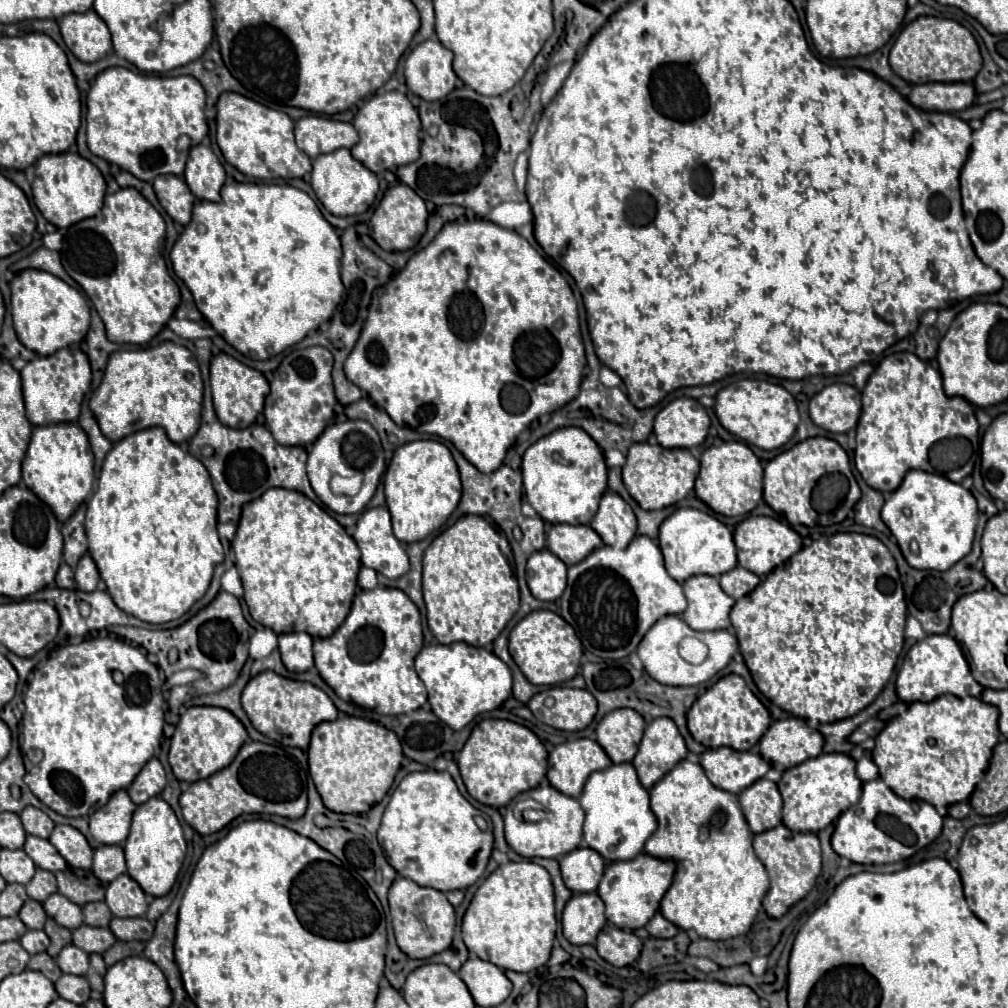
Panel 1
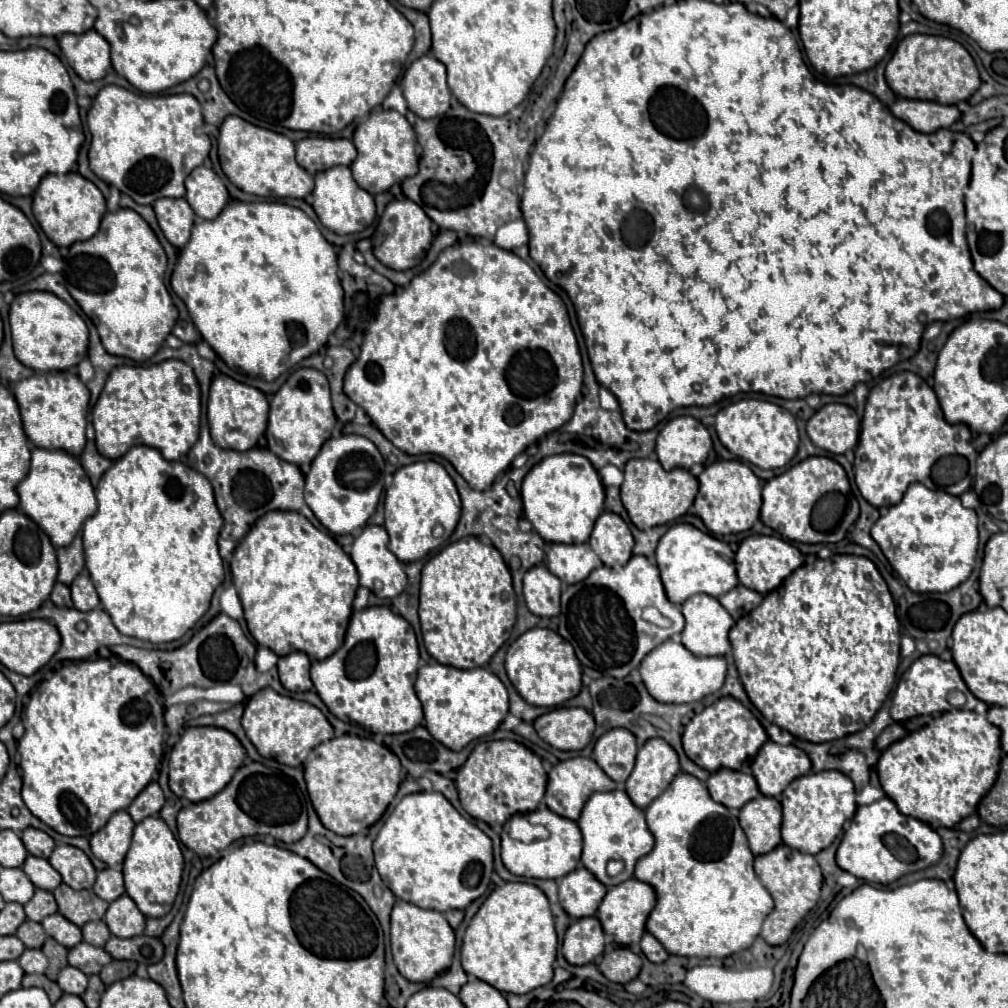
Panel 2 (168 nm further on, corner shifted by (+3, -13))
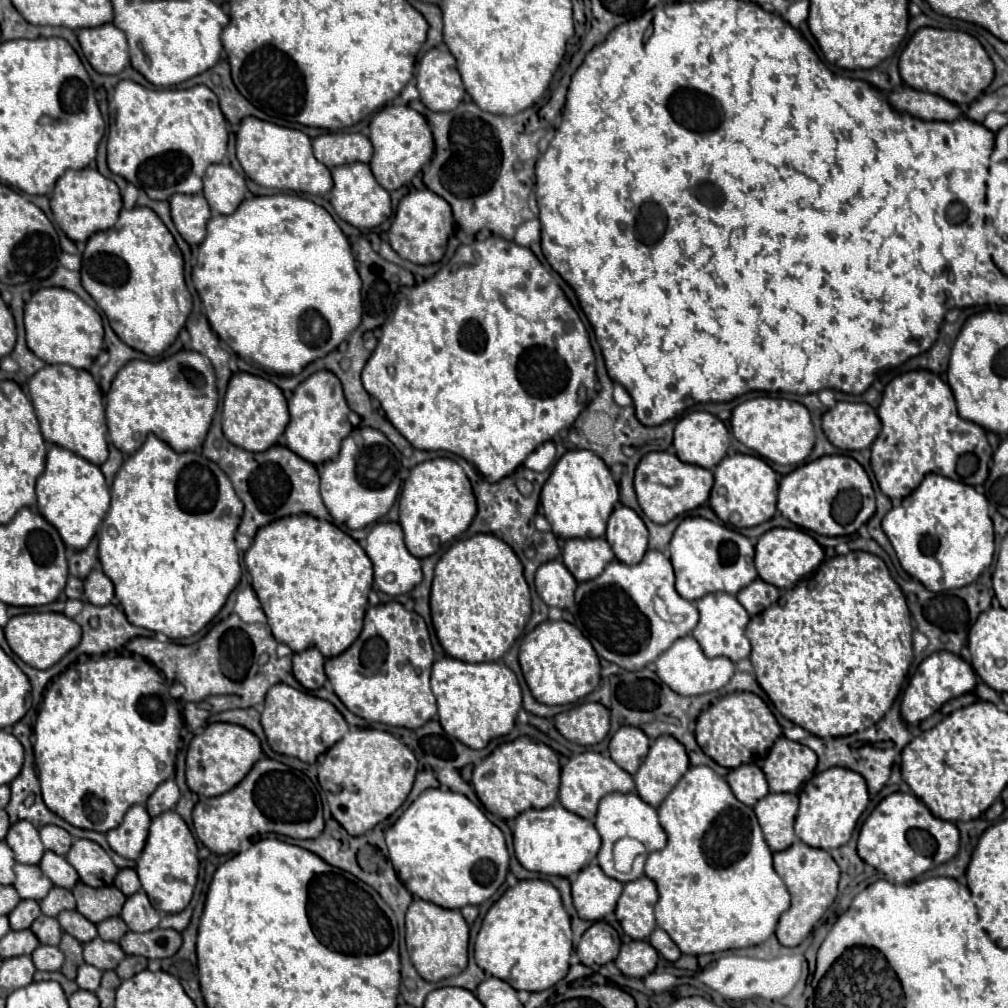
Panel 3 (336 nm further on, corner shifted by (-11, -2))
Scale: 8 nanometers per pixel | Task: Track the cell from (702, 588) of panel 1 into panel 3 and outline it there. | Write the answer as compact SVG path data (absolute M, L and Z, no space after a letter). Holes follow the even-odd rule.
M711 592L711 594L703 596L701 600L697 600L695 606L697 606L699 614L701 614L701 620L695 626L693 636L701 644L703 652L709 658L727 656L733 662L737 662L737 660L749 656L751 646L749 646L749 640L745 636L745 626L749 622L749 614L747 614L747 610L739 604L739 600L733 594L727 594L727 592Z

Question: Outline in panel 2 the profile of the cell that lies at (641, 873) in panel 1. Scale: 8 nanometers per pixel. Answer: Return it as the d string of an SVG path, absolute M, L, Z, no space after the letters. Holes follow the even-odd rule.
M629 879L629 881L623 881L621 885L609 887L609 891L597 911L597 919L601 921L603 931L615 937L615 943L631 945L631 943L639 943L641 935L645 933L645 921L647 921L653 905L655 905L653 887L639 879Z

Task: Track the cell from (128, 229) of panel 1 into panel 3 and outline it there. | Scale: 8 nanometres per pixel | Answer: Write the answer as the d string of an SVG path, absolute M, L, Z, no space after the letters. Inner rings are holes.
M123 208L111 230L87 240L81 266L81 284L109 318L113 332L127 346L159 356L177 338L191 312L191 296L183 278L183 256L173 234L153 210Z

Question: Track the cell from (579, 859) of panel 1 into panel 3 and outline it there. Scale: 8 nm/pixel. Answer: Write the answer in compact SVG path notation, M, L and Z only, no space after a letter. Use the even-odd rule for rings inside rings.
M593 862L577 872L571 880L571 890L579 918L597 922L615 910L623 884L603 874L603 870Z

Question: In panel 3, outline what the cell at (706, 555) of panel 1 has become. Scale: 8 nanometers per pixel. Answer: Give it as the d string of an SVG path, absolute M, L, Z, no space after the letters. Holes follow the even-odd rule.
M701 516L683 518L669 544L669 558L675 568L675 588L689 602L697 602L709 592L737 594L757 578L753 554L755 548L743 534Z

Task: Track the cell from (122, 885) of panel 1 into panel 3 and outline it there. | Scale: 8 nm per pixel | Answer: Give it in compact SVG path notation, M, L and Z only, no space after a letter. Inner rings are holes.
M143 890L135 892L127 898L121 910L121 918L133 932L149 932L159 926L159 912L151 906L147 894Z

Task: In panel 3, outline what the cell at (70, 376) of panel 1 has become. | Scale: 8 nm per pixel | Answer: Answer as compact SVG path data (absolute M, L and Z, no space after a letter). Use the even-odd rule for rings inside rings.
M53 364L39 370L39 374L29 380L29 396L35 406L37 420L41 424L41 434L49 444L63 446L81 458L103 464L107 458L107 426L103 394L95 378L87 370L77 370L67 364Z

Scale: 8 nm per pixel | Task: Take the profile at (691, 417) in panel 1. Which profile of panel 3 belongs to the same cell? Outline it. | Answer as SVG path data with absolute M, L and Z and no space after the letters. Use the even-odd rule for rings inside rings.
M689 412L675 426L673 448L681 462L711 470L727 454L727 446L729 430L709 412Z

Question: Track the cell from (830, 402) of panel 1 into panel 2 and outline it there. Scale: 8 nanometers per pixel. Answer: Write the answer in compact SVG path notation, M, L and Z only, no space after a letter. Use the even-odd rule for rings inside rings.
M831 403L815 411L807 423L811 441L831 455L843 455L859 443L861 419L857 413L841 403Z

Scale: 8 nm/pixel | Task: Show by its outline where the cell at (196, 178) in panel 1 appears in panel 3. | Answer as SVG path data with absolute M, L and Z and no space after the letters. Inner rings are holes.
M211 164L203 174L203 196L217 214L233 214L245 190L245 178L227 164Z

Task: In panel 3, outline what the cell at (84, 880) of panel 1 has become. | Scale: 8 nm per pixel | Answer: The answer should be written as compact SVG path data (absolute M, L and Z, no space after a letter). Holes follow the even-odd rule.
M77 882L71 892L77 900L77 910L93 924L111 916L119 916L125 902L125 894L115 886L91 888L83 882Z

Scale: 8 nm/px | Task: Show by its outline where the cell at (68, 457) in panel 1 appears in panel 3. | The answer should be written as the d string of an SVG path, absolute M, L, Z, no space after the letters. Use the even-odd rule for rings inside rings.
M49 448L45 470L37 478L37 508L39 514L59 530L65 546L83 550L89 544L89 540L97 532L97 526L109 510L109 500L109 488L99 466L67 448Z

